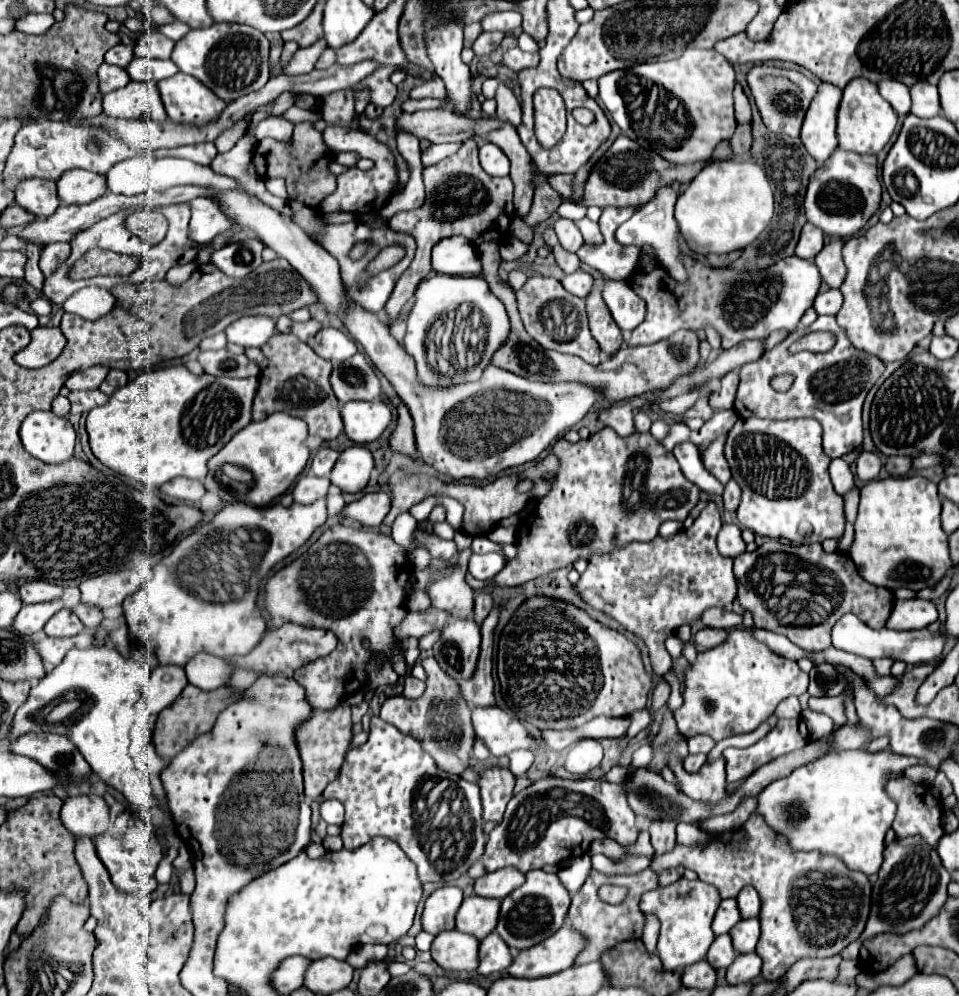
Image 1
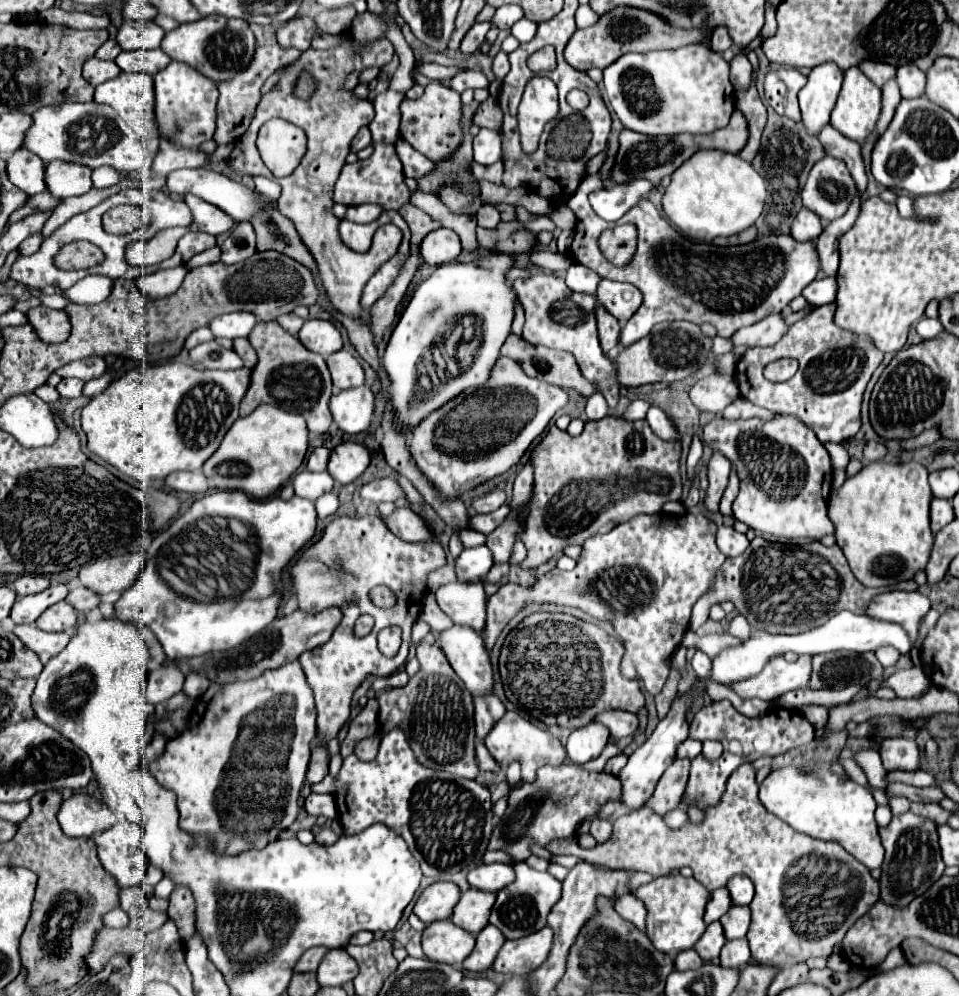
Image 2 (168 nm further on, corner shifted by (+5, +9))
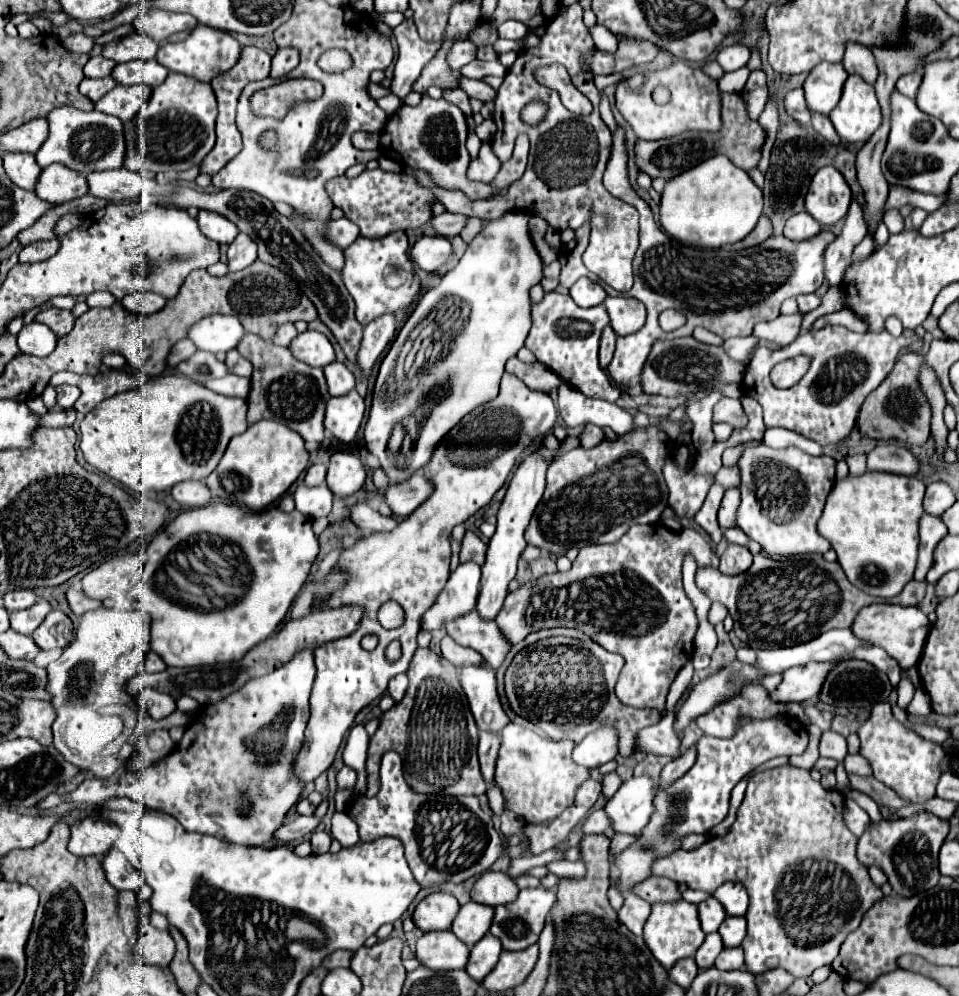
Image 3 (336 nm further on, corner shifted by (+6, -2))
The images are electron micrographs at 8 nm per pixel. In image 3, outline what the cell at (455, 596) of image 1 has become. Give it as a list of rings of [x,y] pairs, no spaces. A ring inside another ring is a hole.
[[[477,610],[449,622],[445,630],[457,644],[481,652],[484,662],[493,670],[501,666],[511,650],[511,642],[501,636],[497,624],[481,620],[481,616],[477,616]]]

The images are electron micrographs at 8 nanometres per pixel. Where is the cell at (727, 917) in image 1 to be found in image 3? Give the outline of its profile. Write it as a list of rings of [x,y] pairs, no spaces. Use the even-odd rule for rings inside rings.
[[[709,898],[701,904],[697,904],[699,908],[699,920],[701,920],[701,928],[705,934],[711,934],[711,932],[717,932],[717,928],[721,926],[721,922],[725,920],[725,910],[721,906],[719,900],[715,898]]]

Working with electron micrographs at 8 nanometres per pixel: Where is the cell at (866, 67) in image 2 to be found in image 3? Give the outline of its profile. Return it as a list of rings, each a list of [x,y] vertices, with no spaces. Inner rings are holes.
[[[857,42],[845,46],[845,56],[843,56],[841,64],[845,66],[845,70],[849,74],[859,74],[869,84],[875,84],[875,80],[879,76],[873,52],[869,48],[865,48],[863,44],[857,44]]]

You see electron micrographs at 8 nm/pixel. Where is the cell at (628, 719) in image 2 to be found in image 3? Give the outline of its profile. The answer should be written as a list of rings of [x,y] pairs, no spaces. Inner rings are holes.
[[[667,714],[657,726],[651,726],[651,728],[645,728],[643,732],[639,732],[637,750],[659,754],[659,756],[671,756],[671,758],[681,756],[679,738],[673,732],[673,720],[671,718],[673,716]]]

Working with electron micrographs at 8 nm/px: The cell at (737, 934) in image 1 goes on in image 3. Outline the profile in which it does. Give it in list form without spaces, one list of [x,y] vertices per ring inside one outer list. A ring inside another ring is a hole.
[[[727,916],[719,928],[719,934],[723,938],[723,944],[727,948],[733,946],[741,946],[745,934],[747,934],[747,922],[745,918],[735,918],[735,916]]]

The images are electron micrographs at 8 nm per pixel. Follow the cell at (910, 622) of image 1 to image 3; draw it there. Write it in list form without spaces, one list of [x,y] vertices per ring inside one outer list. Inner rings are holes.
[[[871,604],[869,608],[861,608],[857,614],[857,620],[851,624],[851,632],[861,638],[869,640],[875,646],[881,646],[897,660],[897,664],[905,670],[909,666],[915,666],[921,658],[925,638],[929,634],[929,620],[927,616],[913,606],[895,606],[895,604]]]

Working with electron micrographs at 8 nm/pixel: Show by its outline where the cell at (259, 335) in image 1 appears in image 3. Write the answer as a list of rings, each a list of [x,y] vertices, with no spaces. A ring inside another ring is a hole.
[[[213,314],[213,316],[205,316],[197,320],[197,324],[189,328],[187,338],[193,340],[197,350],[217,354],[217,352],[233,350],[243,338],[243,334],[245,330],[235,316]]]

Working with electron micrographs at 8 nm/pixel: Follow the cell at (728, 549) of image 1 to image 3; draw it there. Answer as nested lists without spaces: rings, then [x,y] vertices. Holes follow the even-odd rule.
[[[729,544],[725,548],[725,552],[721,554],[721,564],[719,564],[719,570],[721,574],[727,574],[727,576],[735,576],[735,574],[741,574],[741,572],[747,572],[753,564],[753,556],[751,552],[747,550],[747,546],[735,546],[735,544]]]

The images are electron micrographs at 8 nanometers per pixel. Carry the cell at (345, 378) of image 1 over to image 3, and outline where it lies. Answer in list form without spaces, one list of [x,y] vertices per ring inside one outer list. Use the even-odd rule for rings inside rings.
[[[331,362],[323,370],[325,370],[325,378],[327,378],[331,396],[345,396],[347,392],[351,392],[355,388],[353,374],[341,362]]]

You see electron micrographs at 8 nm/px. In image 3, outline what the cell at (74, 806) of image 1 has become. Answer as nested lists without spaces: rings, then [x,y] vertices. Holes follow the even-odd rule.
[[[85,818],[71,828],[69,852],[75,856],[105,856],[119,838],[121,828],[101,818]]]

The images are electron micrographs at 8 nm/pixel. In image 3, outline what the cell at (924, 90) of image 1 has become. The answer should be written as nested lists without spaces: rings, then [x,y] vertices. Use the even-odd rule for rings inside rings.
[[[913,72],[913,74],[905,74],[901,76],[901,80],[897,80],[897,90],[909,98],[915,98],[917,90],[921,86],[921,74],[919,72]]]

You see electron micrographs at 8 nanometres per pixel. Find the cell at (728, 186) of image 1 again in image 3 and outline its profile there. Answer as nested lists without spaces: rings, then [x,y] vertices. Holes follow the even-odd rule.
[[[713,156],[697,166],[693,166],[689,172],[675,176],[665,184],[665,190],[661,194],[661,212],[659,222],[667,234],[671,234],[675,240],[699,246],[699,248],[721,248],[725,244],[735,244],[743,240],[757,224],[761,210],[763,210],[763,192],[755,186],[755,182],[749,178],[749,174],[741,168],[737,168],[729,158],[725,156]]]

